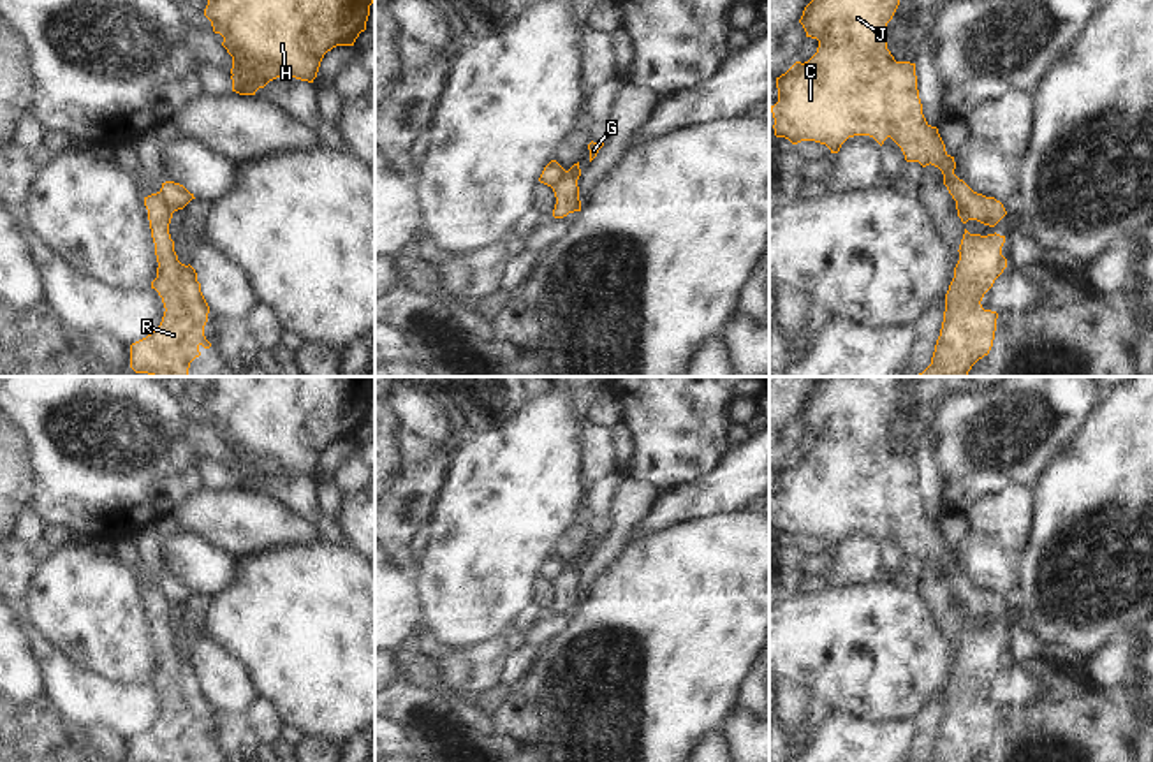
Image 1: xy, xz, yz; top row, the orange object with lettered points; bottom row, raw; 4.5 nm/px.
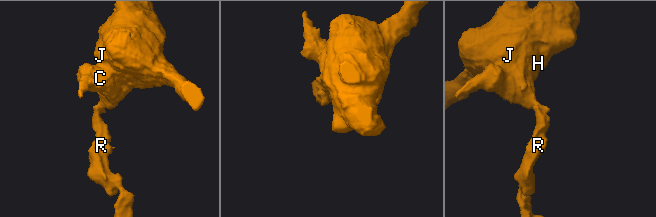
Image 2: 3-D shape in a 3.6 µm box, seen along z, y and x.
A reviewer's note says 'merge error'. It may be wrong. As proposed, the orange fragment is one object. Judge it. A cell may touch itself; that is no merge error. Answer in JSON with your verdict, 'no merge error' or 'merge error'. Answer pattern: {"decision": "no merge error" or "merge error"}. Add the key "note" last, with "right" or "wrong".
{"decision": "merge error", "note": "right"}

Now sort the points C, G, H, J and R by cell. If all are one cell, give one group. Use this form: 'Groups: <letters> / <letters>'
Groups: C G H J / R

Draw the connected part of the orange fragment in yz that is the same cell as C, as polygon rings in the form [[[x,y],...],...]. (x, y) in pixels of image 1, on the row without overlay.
[[[826,377],[815,387],[799,417],[806,431],[819,435],[819,442],[808,456],[796,456],[776,472],[778,496],[771,500],[775,530],[792,539],[815,535],[831,547],[838,547],[854,530],[870,530],[880,540],[891,531],[907,556],[938,561],[949,588],[973,614],[995,621],[1007,609],[1003,598],[973,586],[954,568],[954,551],[945,546],[938,523],[922,509],[915,458],[896,456],[887,443],[885,421],[900,399],[903,382],[905,377]]]

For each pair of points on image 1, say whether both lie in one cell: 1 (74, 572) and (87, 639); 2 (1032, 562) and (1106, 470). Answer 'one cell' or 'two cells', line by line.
1: one cell
2: one cell

